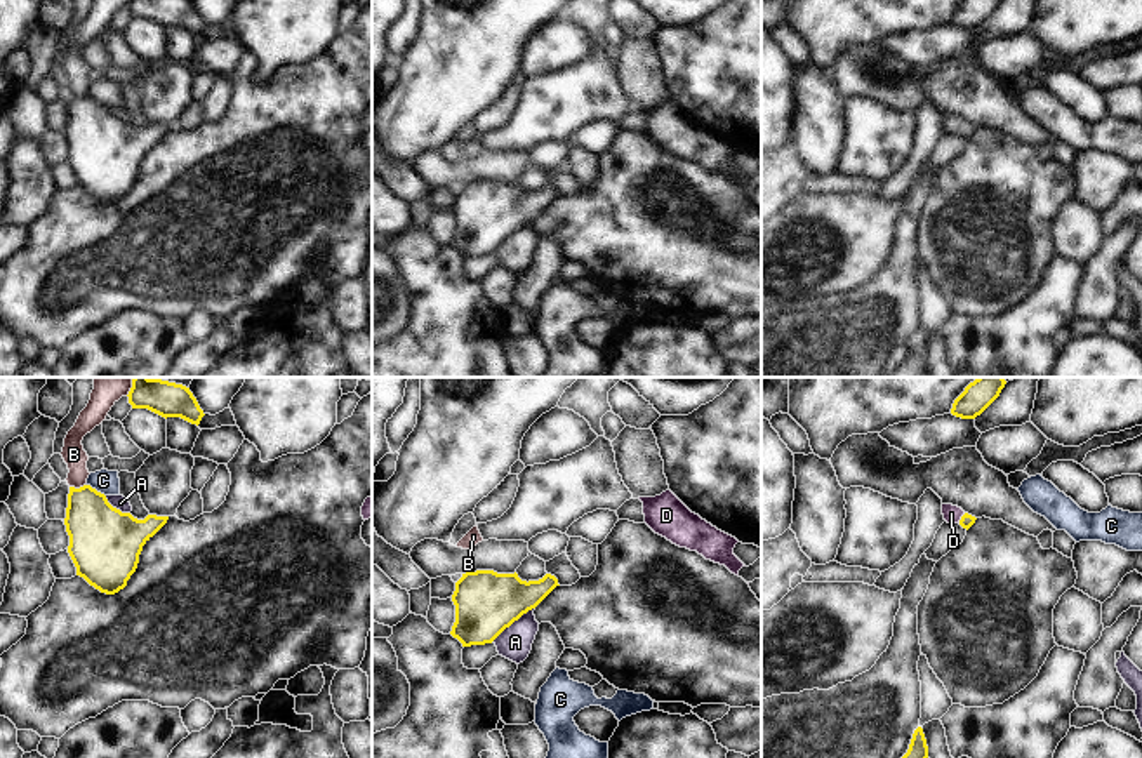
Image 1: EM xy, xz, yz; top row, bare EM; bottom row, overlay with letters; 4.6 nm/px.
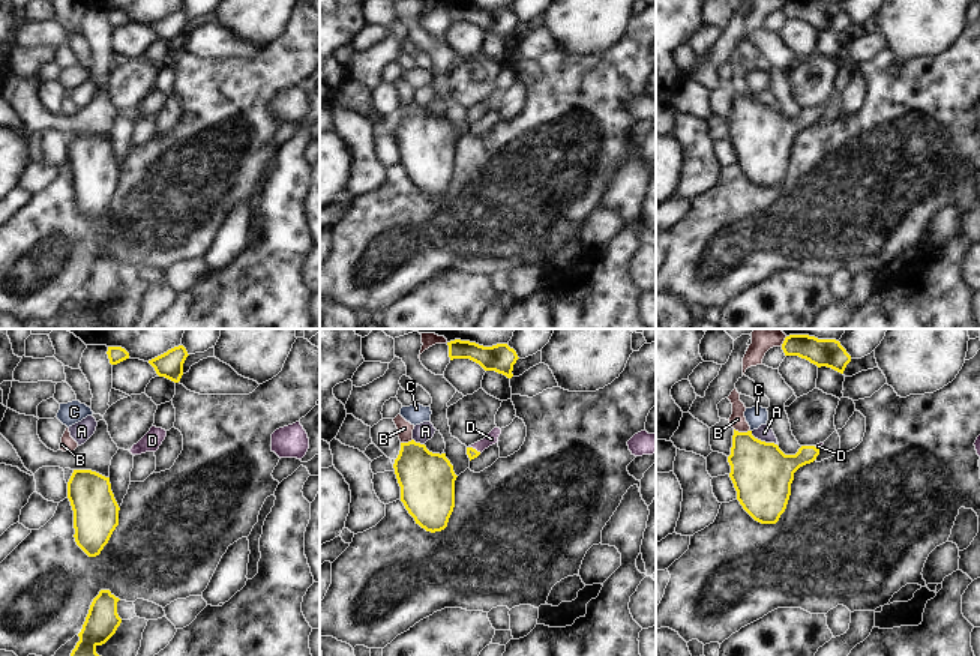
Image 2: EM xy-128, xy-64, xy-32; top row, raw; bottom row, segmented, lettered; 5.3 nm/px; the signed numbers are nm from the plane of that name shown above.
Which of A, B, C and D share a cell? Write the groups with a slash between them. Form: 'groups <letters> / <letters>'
groups A / B / C / D

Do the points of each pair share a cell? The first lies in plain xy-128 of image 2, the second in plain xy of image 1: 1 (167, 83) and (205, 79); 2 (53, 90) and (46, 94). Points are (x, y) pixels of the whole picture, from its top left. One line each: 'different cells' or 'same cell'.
1: same cell
2: different cells

